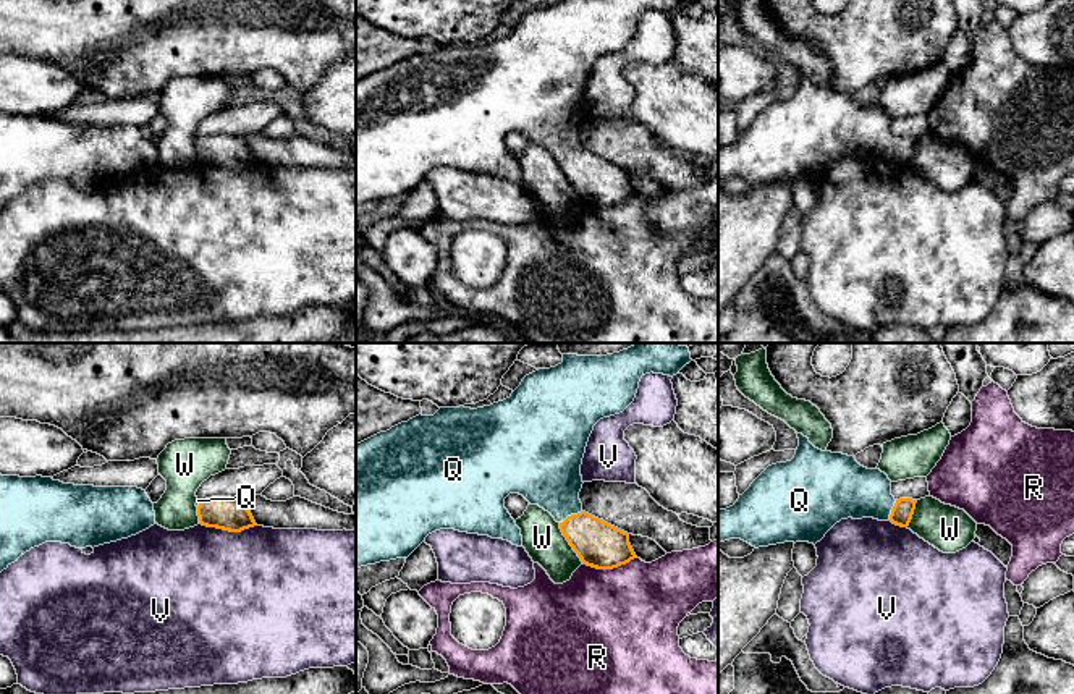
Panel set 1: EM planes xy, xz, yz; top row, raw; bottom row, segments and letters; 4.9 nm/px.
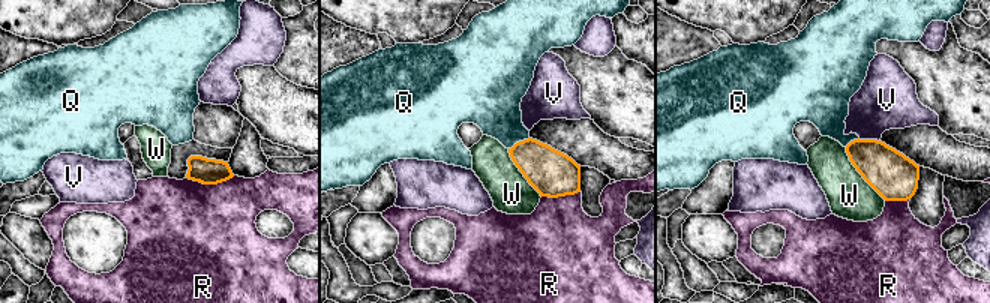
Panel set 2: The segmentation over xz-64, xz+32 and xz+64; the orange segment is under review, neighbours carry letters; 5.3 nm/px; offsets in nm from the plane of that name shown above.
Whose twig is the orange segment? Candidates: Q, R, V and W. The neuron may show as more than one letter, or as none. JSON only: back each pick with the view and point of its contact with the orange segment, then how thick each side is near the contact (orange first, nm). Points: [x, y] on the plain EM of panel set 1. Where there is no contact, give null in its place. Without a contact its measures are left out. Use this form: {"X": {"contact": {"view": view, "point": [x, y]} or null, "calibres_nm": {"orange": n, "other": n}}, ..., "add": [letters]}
{"Q": {"contact": {"view": "xz", "point": [571, 152]}, "calibres_nm": {"orange": 220, "other": 340}}, "add": ["Q"]}

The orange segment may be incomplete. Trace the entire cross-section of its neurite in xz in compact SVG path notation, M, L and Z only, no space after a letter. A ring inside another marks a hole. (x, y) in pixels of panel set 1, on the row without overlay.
M561 0L550 6L539 6L526 13L521 23L511 31L510 36L493 40L490 44L471 47L471 45L440 45L433 53L416 53L408 60L401 60L387 70L380 70L356 83L356 205L375 202L380 199L390 199L396 196L408 196L429 171L440 167L455 167L467 171L488 173L492 176L503 176L513 183L522 184L521 167L505 146L505 136L510 131L522 133L531 142L539 142L548 149L573 188L581 199L597 207L613 207L629 201L636 196L636 191L629 181L629 171L598 157L582 147L579 129L582 126L581 102L586 91L589 74L594 63L603 57L623 50L636 36L639 19L645 11L676 13L689 0Z

